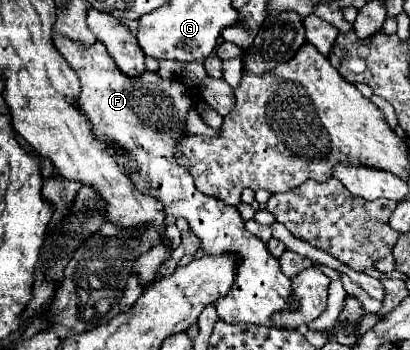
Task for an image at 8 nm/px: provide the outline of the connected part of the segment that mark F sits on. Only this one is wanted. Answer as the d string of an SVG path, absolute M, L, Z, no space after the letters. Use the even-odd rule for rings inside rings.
M53 34L53 44L79 76L81 92L75 98L75 106L93 124L95 136L107 136L127 152L119 154L119 164L127 164L129 160L139 164L137 174L133 176L135 186L143 194L157 198L167 214L185 218L191 232L201 238L201 250L205 254L229 252L239 256L233 292L215 302L219 318L229 324L275 326L273 314L299 308L299 304L291 302L291 280L281 272L277 258L269 256L265 242L245 230L245 222L237 208L219 204L219 200L211 200L211 196L203 196L195 188L187 168L179 168L173 156L175 144L185 136L185 116L191 108L199 106L199 98L181 94L181 80L177 78L165 80L153 72L145 72L139 80L123 76L101 42L85 46L67 36Z

